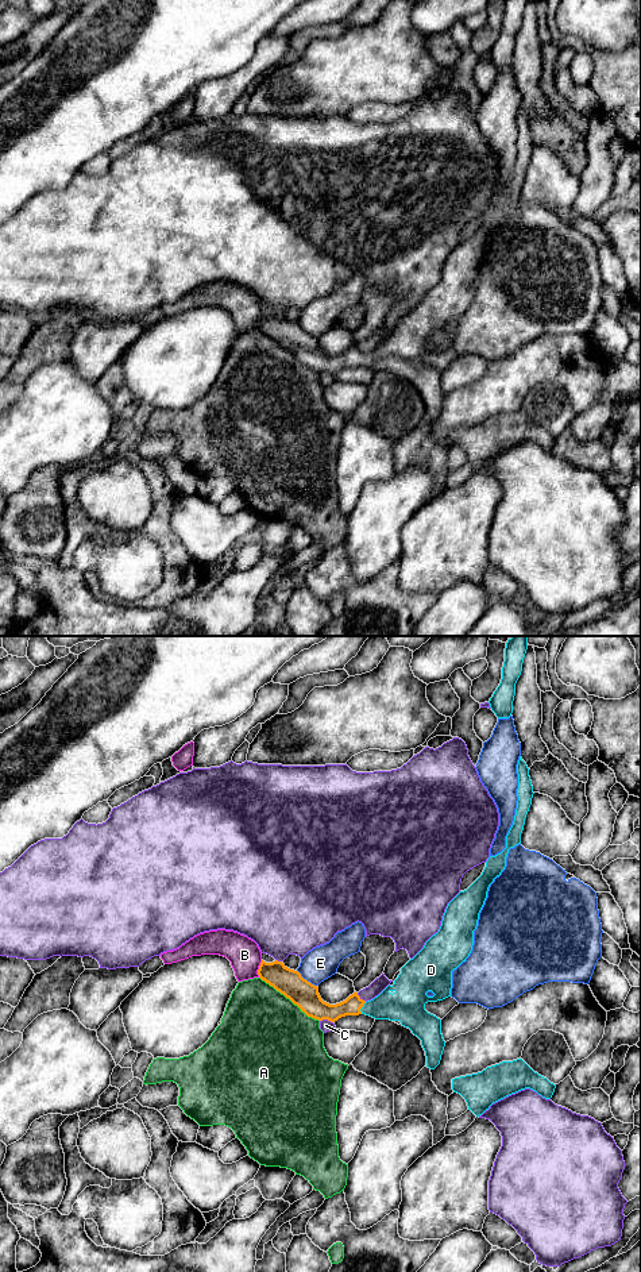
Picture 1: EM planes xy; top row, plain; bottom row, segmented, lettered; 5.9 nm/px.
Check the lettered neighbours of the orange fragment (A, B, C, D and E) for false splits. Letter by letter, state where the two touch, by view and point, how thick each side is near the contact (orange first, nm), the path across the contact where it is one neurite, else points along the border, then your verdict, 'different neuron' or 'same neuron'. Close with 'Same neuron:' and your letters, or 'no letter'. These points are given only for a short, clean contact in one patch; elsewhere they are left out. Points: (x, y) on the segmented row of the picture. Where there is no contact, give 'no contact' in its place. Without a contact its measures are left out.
A: xy (289, 998) | 160/500 nm | different neuron
B: xy (259, 968) | 160/190 nm | different neuron
C: xy (327, 1018) | 160/70 nm | different neuron
D: xy (362, 1006) | 120/200 nm | across xy (320, 1010), (362, 1006), (404, 1005) | same neuron
E: xy (305, 979) | 160/200 nm | different neuron
Same neuron: D

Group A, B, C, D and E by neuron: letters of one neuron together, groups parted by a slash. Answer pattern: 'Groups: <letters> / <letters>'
Groups: A / B / C / D / E

